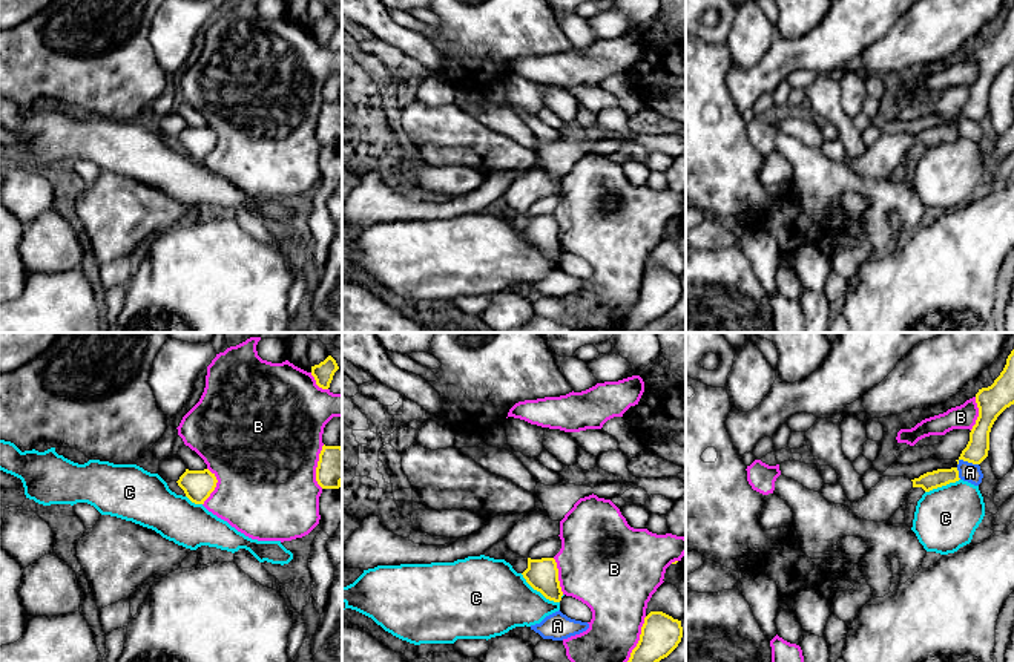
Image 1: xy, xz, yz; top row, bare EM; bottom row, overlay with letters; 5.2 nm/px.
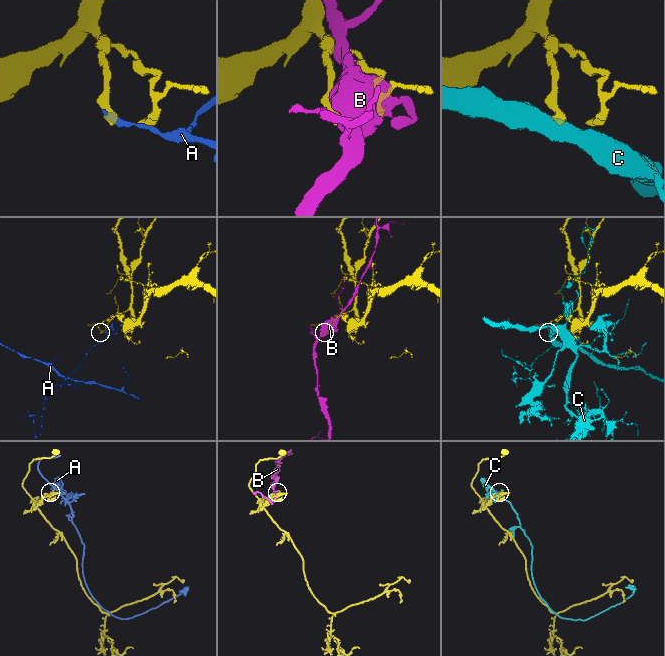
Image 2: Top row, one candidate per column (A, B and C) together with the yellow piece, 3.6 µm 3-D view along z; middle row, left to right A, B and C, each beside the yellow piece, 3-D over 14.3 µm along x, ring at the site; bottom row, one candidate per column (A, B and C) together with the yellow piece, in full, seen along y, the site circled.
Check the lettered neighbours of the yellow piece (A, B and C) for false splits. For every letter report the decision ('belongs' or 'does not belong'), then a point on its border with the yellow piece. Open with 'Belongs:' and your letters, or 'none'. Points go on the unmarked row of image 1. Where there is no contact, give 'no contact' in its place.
Belongs: none
A: does not belong | yz (968, 118)
B: does not belong | xz (637, 302)
C: does not belong | xz (539, 247)

